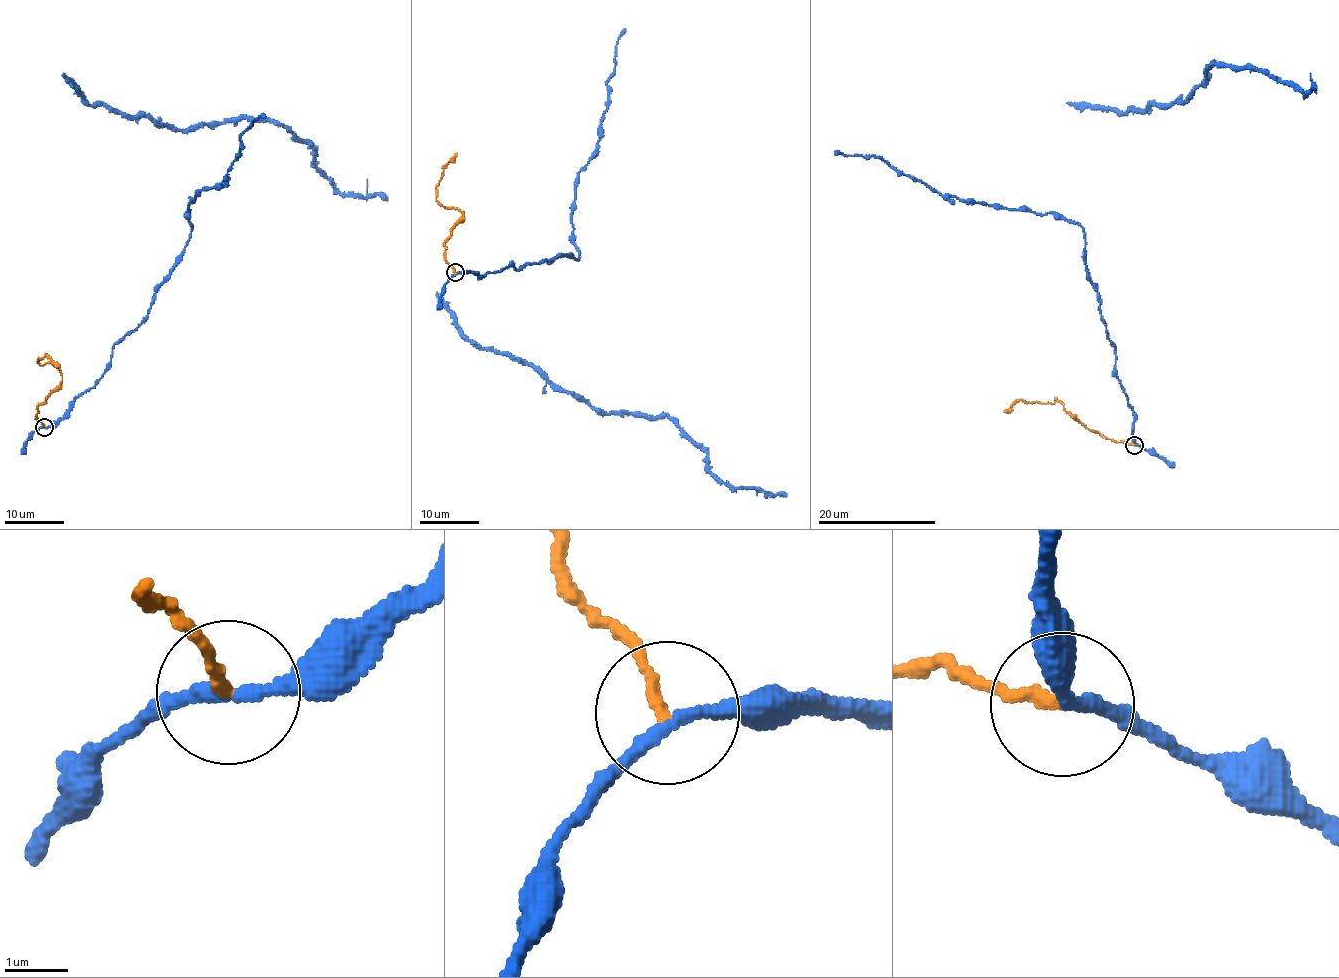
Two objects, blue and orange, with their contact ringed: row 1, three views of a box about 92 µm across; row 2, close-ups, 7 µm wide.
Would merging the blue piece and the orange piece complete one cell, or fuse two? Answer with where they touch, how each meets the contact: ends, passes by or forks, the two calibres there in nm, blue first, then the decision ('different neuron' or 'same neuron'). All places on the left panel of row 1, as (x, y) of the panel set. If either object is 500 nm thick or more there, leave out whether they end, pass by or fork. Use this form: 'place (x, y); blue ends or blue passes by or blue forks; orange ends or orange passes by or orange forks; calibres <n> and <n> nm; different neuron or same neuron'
place (44, 427); blue passes by; orange ends; calibres 190 and 200 nm; different neuron

